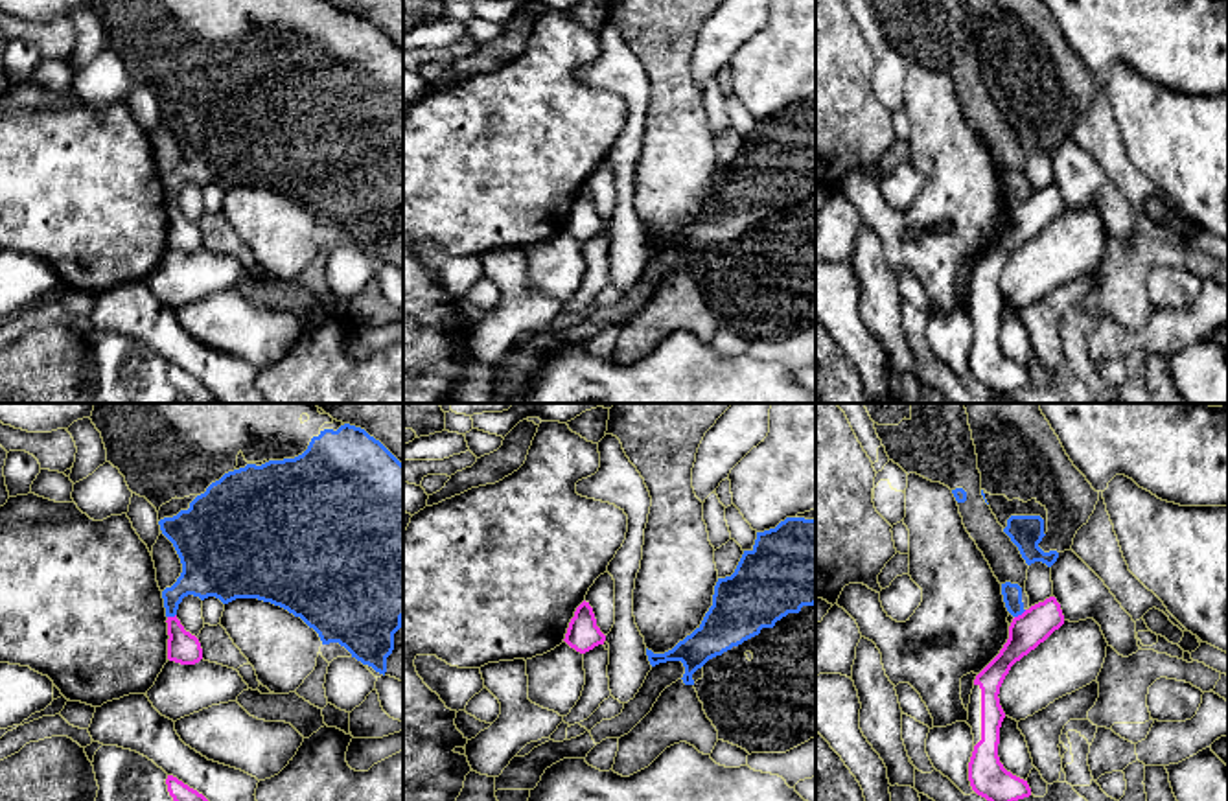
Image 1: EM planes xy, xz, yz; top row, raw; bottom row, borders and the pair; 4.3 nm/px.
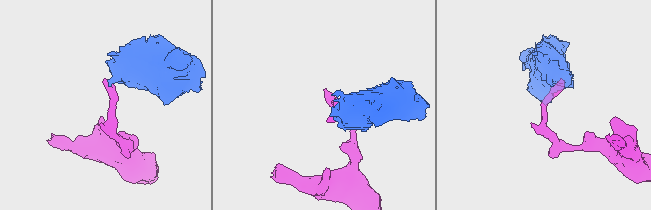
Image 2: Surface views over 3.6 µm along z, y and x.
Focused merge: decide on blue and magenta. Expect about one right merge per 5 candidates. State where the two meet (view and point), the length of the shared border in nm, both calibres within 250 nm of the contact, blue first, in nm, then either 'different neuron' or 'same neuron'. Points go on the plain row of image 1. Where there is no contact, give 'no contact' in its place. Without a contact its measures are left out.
yz (1020, 201) | 70 nm | 80/160 nm | different neuron

